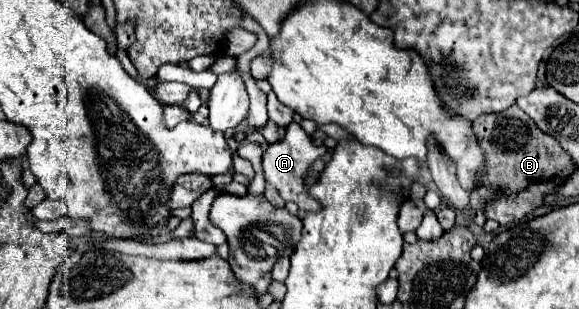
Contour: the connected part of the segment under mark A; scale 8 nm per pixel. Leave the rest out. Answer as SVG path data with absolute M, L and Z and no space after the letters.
M290 123L286 127L286 137L278 143L272 143L268 145L268 149L264 151L262 155L262 171L264 171L264 179L268 185L272 185L280 197L284 201L294 201L302 211L316 211L318 205L316 201L308 195L306 191L306 185L304 185L304 177L306 177L306 171L308 167L326 153L326 147L324 145L314 145L310 135L298 125L298 123Z

